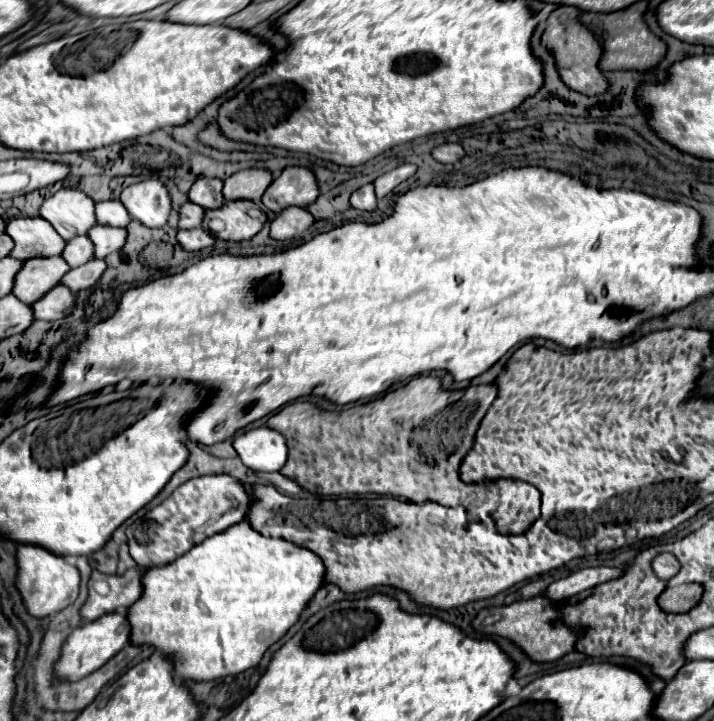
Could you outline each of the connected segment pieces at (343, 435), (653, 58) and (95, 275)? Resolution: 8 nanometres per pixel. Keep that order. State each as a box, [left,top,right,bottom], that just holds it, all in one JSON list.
[[268,377,498,509],[600,3,668,71],[62,259,106,291]]

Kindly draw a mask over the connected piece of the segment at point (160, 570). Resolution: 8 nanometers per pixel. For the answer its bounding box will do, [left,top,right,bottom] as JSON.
[128,521,326,681]

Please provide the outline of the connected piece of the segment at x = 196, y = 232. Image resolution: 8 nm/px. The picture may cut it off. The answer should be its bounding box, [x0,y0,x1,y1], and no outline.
[178,227,216,251]

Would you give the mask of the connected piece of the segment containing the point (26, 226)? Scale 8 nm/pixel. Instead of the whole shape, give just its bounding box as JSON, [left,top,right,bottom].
[6,217,66,261]

